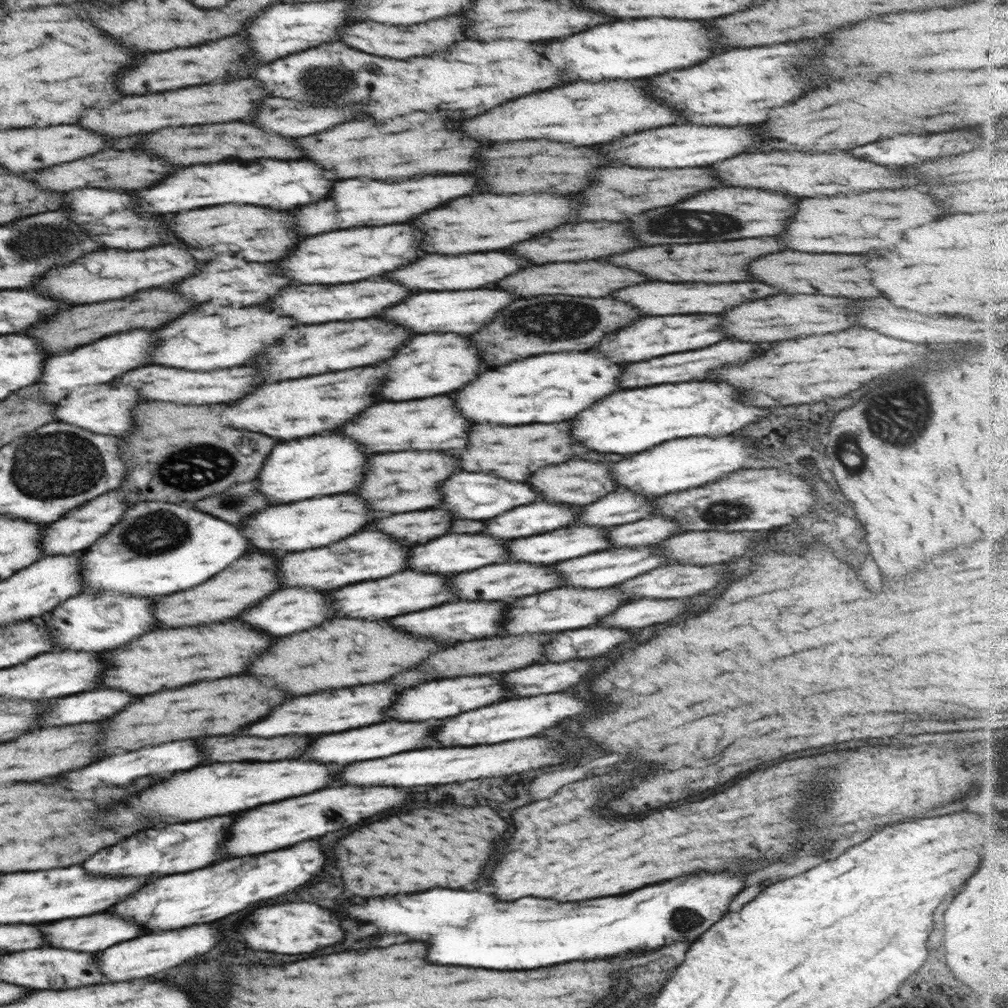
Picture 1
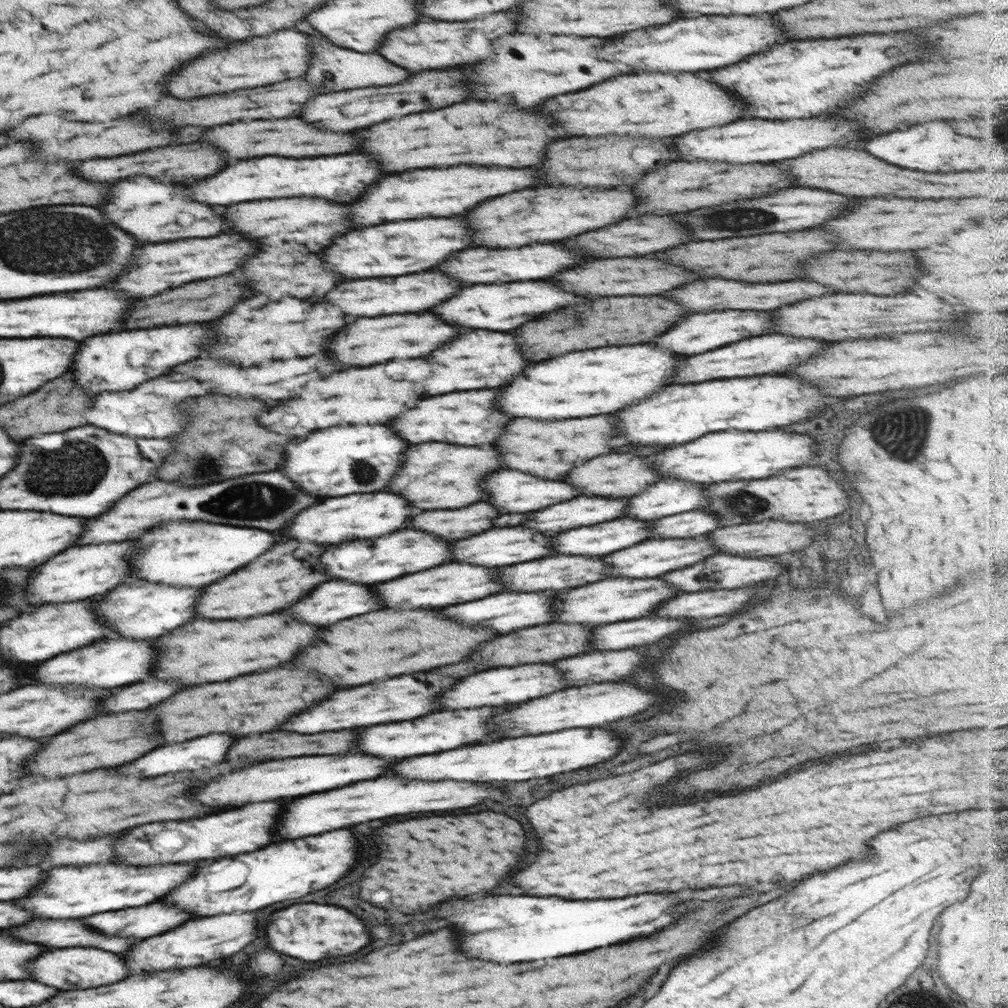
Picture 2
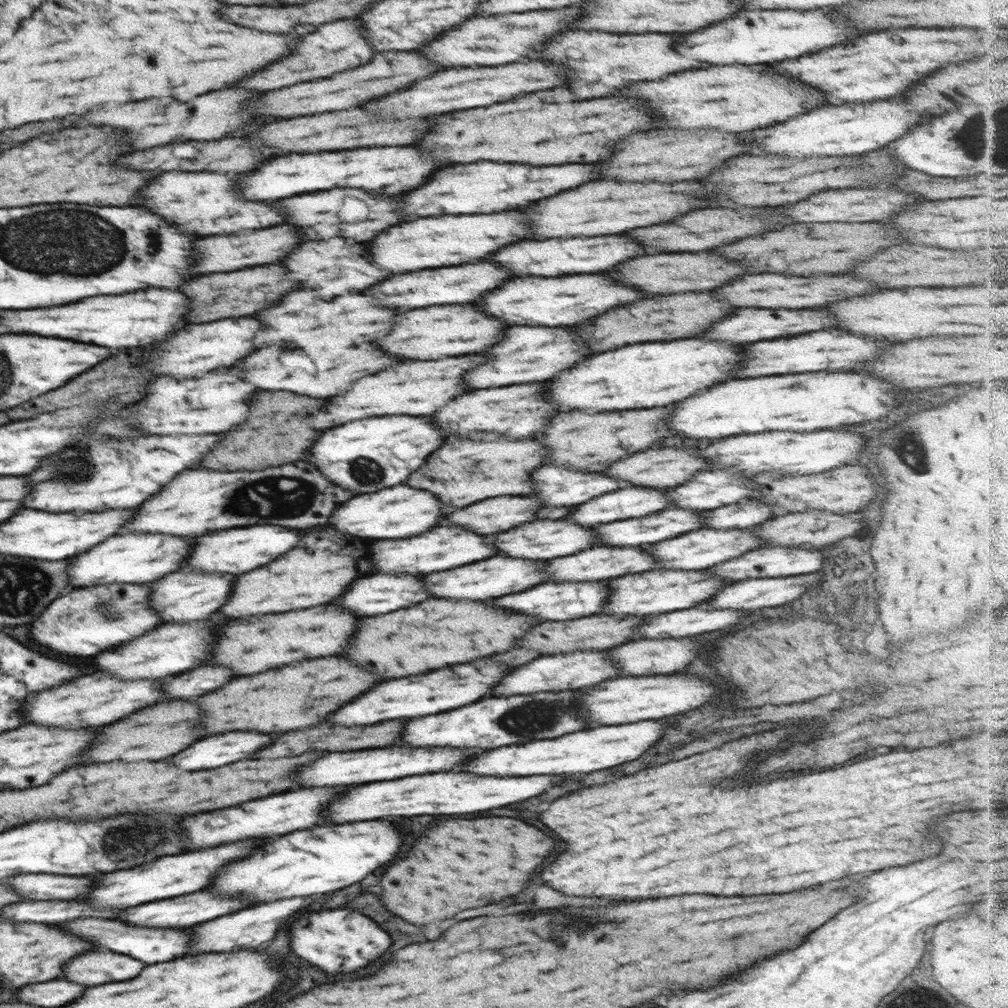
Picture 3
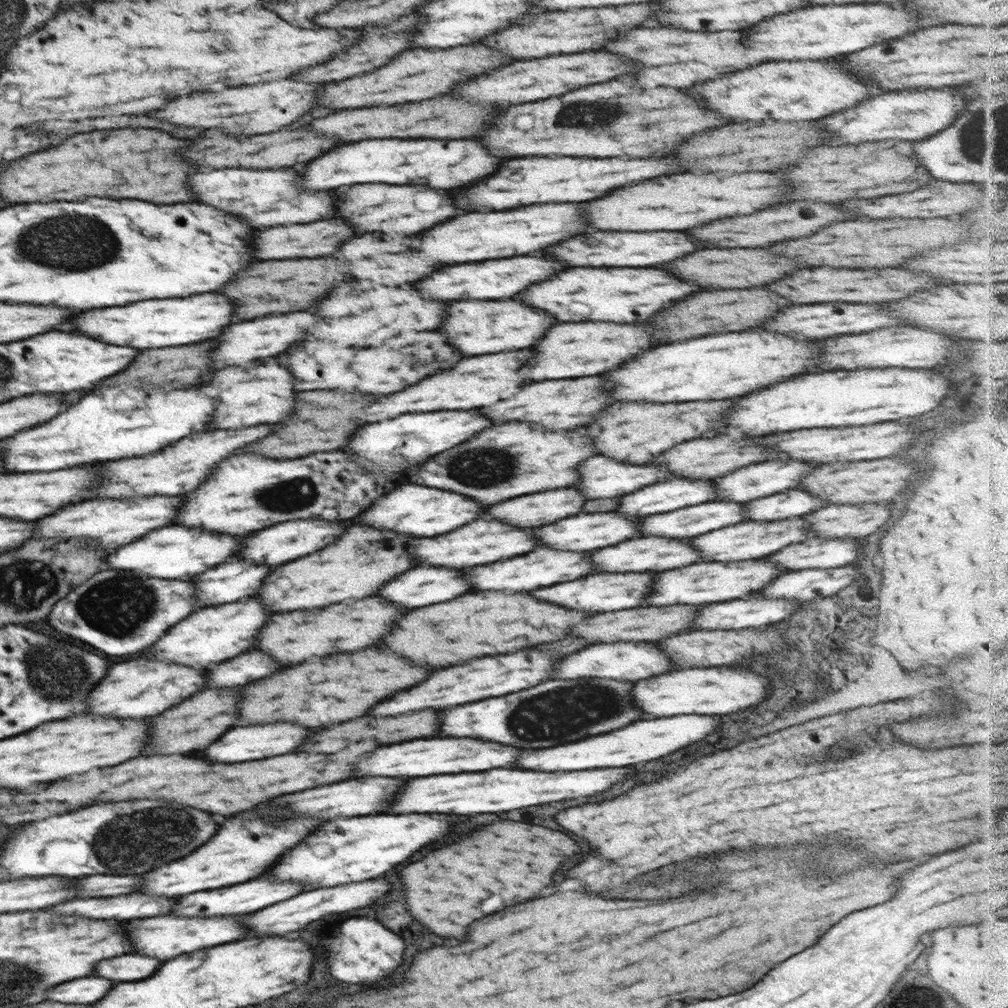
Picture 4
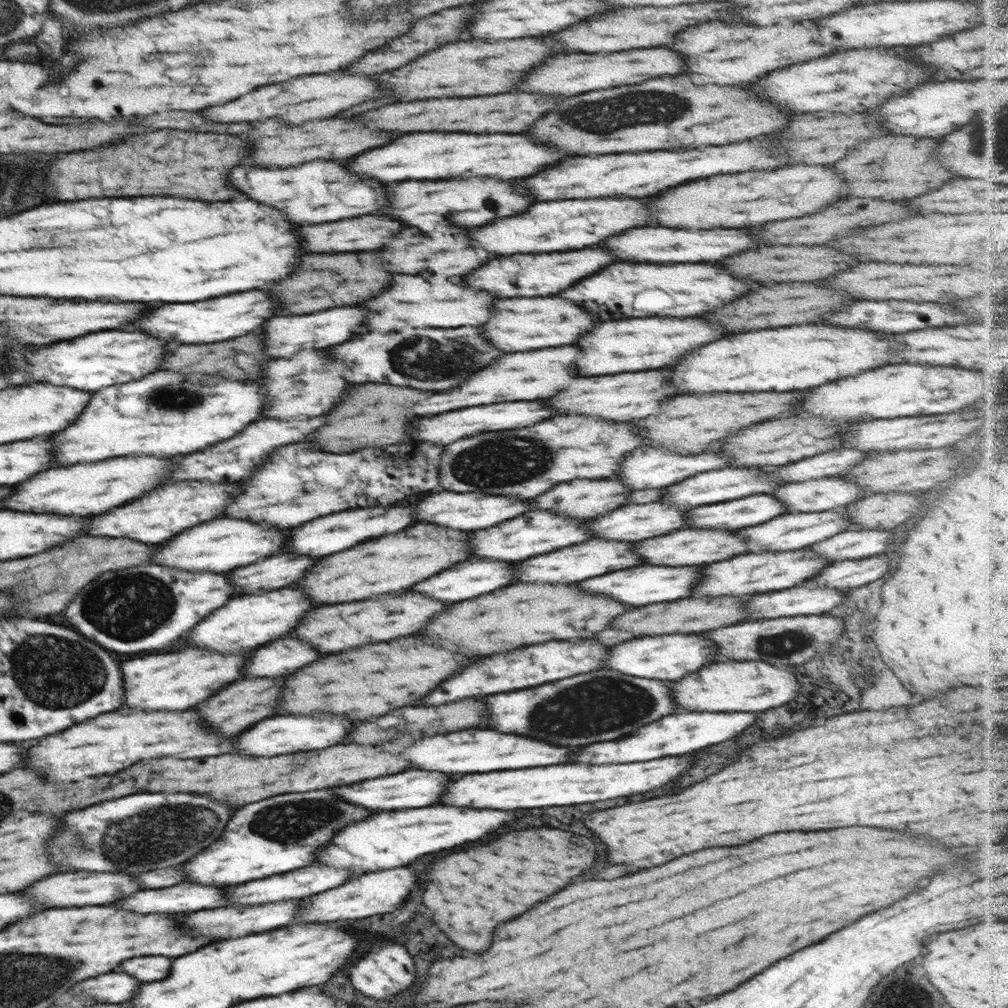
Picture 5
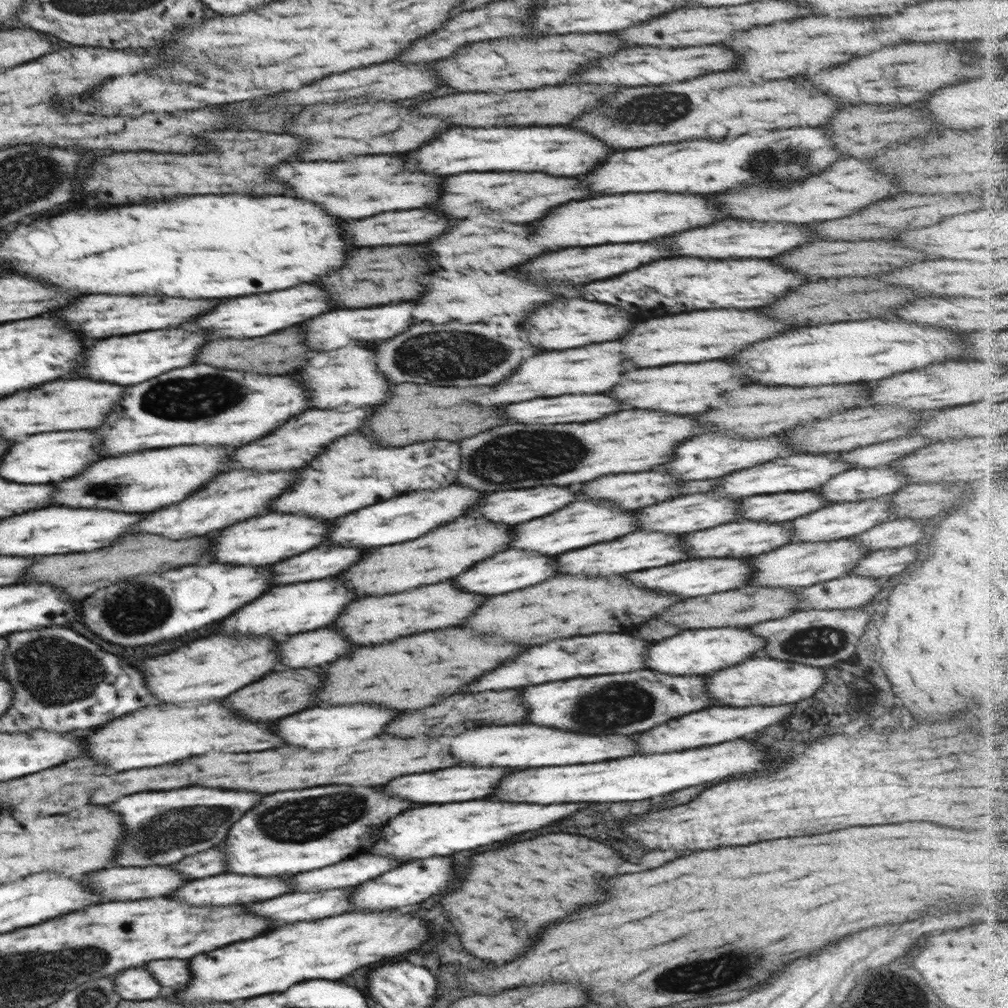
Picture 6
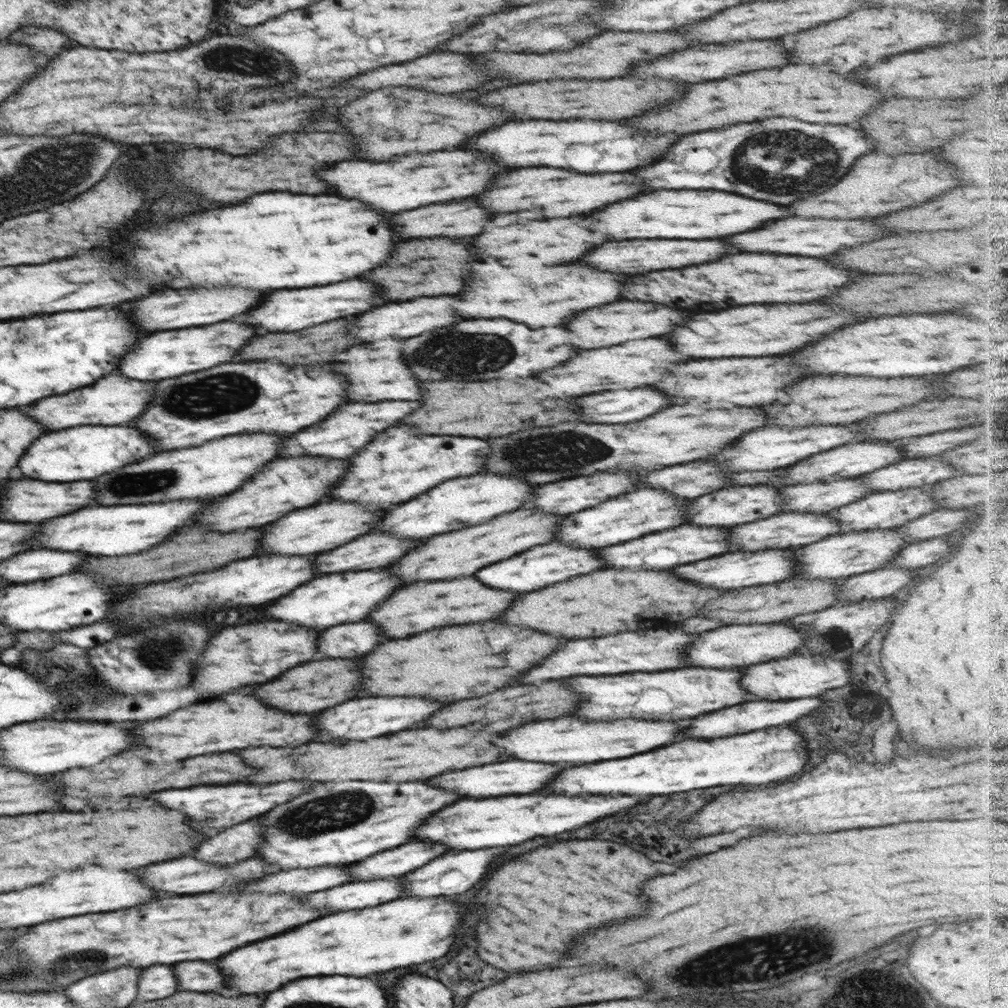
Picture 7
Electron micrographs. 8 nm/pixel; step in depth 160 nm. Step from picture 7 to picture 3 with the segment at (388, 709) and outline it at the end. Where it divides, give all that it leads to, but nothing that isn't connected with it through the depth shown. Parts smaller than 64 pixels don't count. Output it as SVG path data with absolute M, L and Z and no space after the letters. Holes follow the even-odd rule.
M228 732L194 742L188 750L170 756L166 762L180 770L210 770L244 760L256 750L270 744L268 734L258 732Z

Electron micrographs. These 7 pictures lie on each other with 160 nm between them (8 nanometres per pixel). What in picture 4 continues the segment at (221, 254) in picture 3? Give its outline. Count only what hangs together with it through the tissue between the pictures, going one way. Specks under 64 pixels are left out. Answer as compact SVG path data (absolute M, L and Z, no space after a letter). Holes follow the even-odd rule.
M320 220L310 224L296 226L276 226L268 230L258 230L254 234L254 256L258 260L284 260L284 258L316 258L322 254L332 254L344 240L352 238L354 230L348 228L342 220Z

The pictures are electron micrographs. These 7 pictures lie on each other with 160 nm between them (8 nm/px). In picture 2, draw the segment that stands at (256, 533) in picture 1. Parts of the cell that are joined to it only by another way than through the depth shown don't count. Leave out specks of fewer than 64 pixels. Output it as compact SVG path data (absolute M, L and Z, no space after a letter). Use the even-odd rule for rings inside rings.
M372 492L372 494L350 494L340 498L326 498L308 510L302 510L290 524L280 528L282 538L294 538L298 542L316 542L316 544L338 544L354 538L378 538L390 532L402 530L408 518L412 516L412 506L390 492Z

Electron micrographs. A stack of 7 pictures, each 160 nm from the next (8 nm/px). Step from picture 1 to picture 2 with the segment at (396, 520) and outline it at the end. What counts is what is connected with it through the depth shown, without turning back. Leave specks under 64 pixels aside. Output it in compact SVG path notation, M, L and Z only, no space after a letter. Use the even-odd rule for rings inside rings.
M478 502L456 510L432 510L418 514L406 528L424 530L440 538L468 538L490 528L490 522L500 516L494 506Z

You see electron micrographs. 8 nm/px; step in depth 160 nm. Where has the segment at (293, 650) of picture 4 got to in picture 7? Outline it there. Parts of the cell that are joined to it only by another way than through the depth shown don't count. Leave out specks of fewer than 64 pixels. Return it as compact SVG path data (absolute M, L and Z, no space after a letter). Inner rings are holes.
M456 578L456 580L442 580L442 582L416 582L412 586L400 588L394 598L382 602L376 612L370 614L368 620L374 620L382 634L390 638L406 638L410 634L426 632L438 626L454 626L454 624L472 624L476 620L490 620L500 616L518 594L506 590L494 590L484 586L476 578Z

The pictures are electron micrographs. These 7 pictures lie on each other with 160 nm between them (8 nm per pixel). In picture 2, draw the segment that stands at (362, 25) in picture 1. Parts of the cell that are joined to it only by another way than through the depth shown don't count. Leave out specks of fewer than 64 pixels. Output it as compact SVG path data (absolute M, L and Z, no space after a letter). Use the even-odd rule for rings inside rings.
M498 12L486 14L472 22L418 22L416 26L406 26L404 30L392 30L388 38L383 38L377 53L396 66L410 70L434 70L434 68L452 68L460 64L474 64L490 58L492 42L504 34L514 32L518 22L516 12Z

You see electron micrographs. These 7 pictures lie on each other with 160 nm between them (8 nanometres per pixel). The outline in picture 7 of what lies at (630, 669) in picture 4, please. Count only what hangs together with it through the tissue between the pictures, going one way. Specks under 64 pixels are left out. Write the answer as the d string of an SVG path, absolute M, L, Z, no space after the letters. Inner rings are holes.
M766 624L766 626L722 626L710 632L700 634L688 650L684 650L688 664L702 668L738 668L750 666L758 662L768 662L774 658L786 658L800 648L807 637L805 630L794 630L782 624Z

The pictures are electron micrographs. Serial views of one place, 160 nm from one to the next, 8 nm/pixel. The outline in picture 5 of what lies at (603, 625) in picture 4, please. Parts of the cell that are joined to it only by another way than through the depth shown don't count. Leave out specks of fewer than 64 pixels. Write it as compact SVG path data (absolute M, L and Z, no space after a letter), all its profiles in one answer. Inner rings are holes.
M716 596L716 598L682 598L676 602L664 602L664 604L652 604L634 608L626 614L620 614L614 618L608 626L620 628L626 632L632 632L634 636L660 636L660 634L692 634L692 632L704 632L714 630L722 626L730 626L744 620L742 610L742 598L738 596Z

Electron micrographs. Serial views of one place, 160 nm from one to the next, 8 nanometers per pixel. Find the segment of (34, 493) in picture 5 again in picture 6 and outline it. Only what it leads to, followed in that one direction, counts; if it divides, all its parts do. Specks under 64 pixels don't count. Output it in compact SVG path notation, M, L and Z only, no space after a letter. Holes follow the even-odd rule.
M178 446L172 450L146 450L140 454L128 454L118 458L104 458L96 464L92 464L84 474L78 474L76 478L70 478L68 482L58 482L58 492L52 496L50 504L66 504L70 508L98 508L98 510L116 510L116 512L150 512L158 510L162 506L180 502L188 494L202 488L206 482L210 482L220 470L230 462L228 456L234 450L232 448L210 448L210 446Z

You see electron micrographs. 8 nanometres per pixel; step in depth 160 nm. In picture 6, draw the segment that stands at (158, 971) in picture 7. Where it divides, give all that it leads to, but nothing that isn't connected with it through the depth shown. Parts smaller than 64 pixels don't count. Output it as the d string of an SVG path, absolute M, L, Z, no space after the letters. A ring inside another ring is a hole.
M142 968L124 970L114 978L114 990L124 1000L152 1000L160 996L162 986Z

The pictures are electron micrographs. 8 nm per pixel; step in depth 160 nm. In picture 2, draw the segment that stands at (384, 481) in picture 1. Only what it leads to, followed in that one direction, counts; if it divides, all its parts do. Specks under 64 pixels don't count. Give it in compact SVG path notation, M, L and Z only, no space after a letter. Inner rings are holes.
M428 442L408 448L408 454L404 454L404 466L398 470L396 478L392 478L392 486L388 486L388 492L392 490L394 494L408 498L412 506L422 510L464 508L486 496L480 490L478 482L486 474L496 470L500 470L498 452L490 444L478 448L478 446L452 446L442 442Z

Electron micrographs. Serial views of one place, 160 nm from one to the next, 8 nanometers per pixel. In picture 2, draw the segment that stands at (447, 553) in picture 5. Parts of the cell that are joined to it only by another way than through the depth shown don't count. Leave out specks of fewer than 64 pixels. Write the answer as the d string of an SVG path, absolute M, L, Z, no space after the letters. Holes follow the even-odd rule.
M284 542L274 546L272 550L260 554L256 562L236 570L228 578L214 582L212 586L204 588L200 602L196 604L196 612L202 618L216 618L216 620L238 620L238 618L252 618L260 614L270 614L282 610L306 596L316 584L328 582L330 578L320 568L320 554L324 546L310 544L310 542ZM300 550L302 550L302 564L300 564Z

